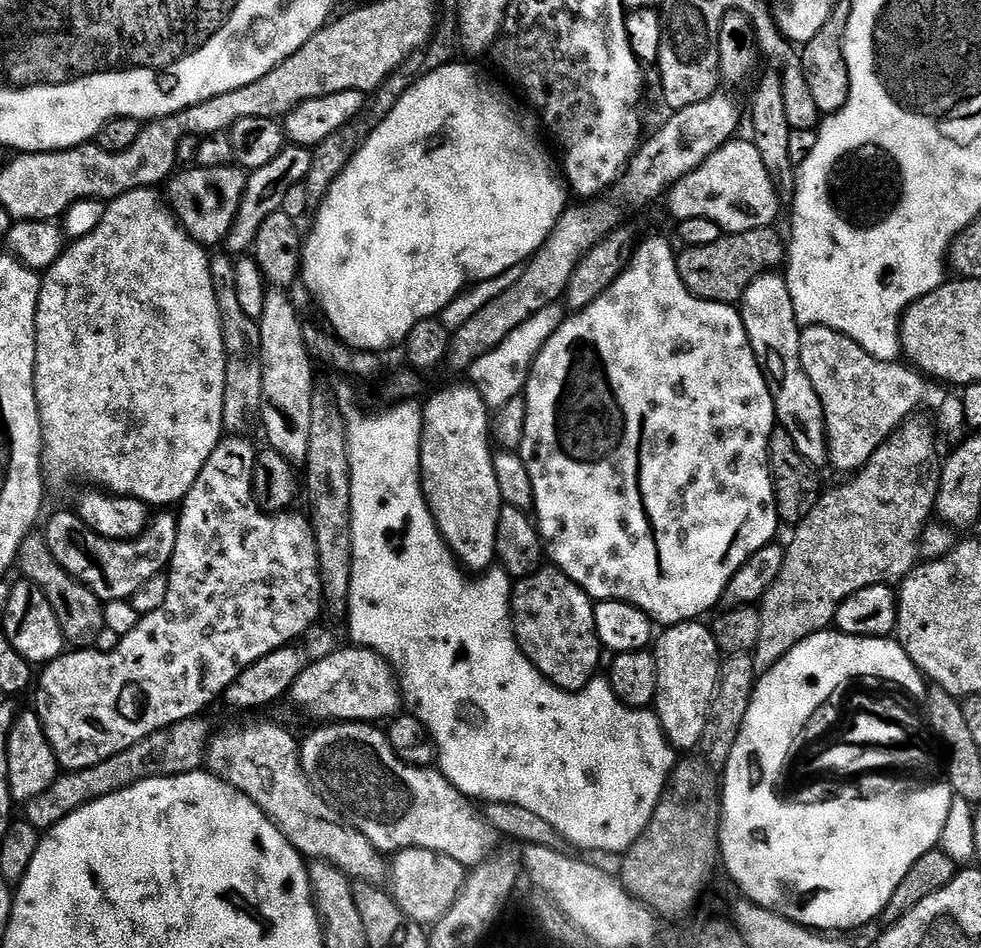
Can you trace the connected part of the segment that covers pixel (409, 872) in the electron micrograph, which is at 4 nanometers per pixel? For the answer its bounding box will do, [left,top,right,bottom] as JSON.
[390,848,466,926]

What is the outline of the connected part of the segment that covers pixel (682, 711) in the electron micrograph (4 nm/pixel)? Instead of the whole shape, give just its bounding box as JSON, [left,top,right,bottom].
[654,622,722,754]

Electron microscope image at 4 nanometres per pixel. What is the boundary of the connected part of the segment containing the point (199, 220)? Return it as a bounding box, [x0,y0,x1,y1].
[166,166,248,246]

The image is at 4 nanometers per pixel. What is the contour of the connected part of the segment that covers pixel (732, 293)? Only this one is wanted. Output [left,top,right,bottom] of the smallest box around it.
[676,227,786,305]

